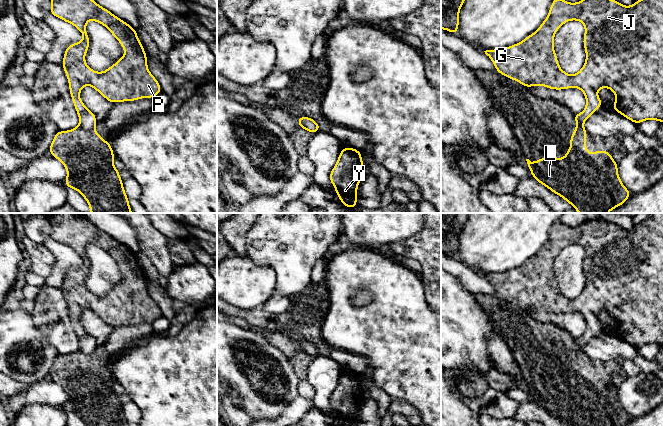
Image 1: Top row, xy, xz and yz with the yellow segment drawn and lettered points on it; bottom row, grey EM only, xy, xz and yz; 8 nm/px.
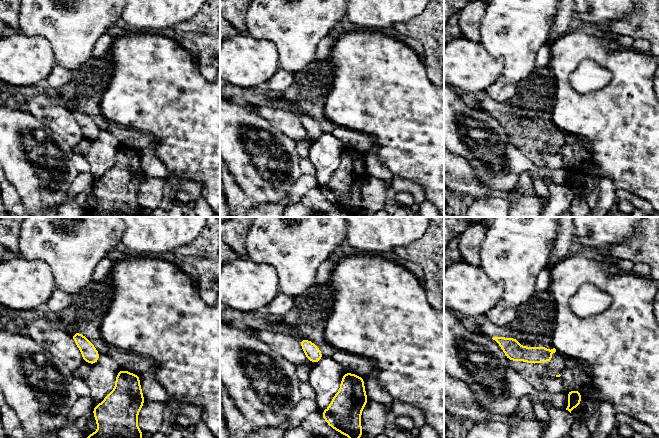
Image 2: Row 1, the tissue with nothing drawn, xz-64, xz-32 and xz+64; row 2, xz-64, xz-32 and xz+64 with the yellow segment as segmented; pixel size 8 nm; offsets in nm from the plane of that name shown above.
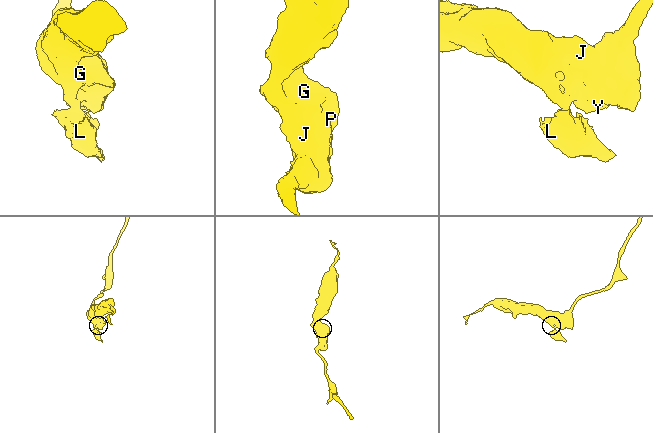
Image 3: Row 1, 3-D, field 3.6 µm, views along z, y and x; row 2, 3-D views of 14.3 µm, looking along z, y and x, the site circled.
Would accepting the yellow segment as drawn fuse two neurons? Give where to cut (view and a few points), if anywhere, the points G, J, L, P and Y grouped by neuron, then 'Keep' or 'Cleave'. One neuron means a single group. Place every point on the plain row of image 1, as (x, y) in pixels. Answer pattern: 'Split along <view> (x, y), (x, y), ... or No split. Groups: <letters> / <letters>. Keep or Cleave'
Split along xy (78, 350), (84, 353), (94, 351). Groups: G J P Y / L. Cleave

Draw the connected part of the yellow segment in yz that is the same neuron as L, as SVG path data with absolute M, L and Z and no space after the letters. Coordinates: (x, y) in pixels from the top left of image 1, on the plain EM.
M575 351L564 382L550 379L536 386L526 383L532 401L567 426L626 426L632 417L622 408L618 388L607 374L591 378L586 373L586 358L584 351Z

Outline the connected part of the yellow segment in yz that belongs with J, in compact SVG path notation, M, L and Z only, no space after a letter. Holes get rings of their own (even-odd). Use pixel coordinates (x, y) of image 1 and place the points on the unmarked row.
M650 213L642 223L632 230L625 230L616 224L598 218L586 220L577 227L564 225L560 220L550 230L548 240L532 258L521 266L501 273L484 275L493 286L496 296L519 306L526 312L544 310L553 314L579 312L586 322L586 331L580 338L573 338L576 348L583 351L586 343L594 339L603 328L597 315L610 312L616 320L612 328L614 335L629 343L636 349L646 344L657 344L663 347L663 213ZM576 244L584 248L583 270L586 284L581 294L573 299L564 296L558 287L554 274L554 260L566 246Z

